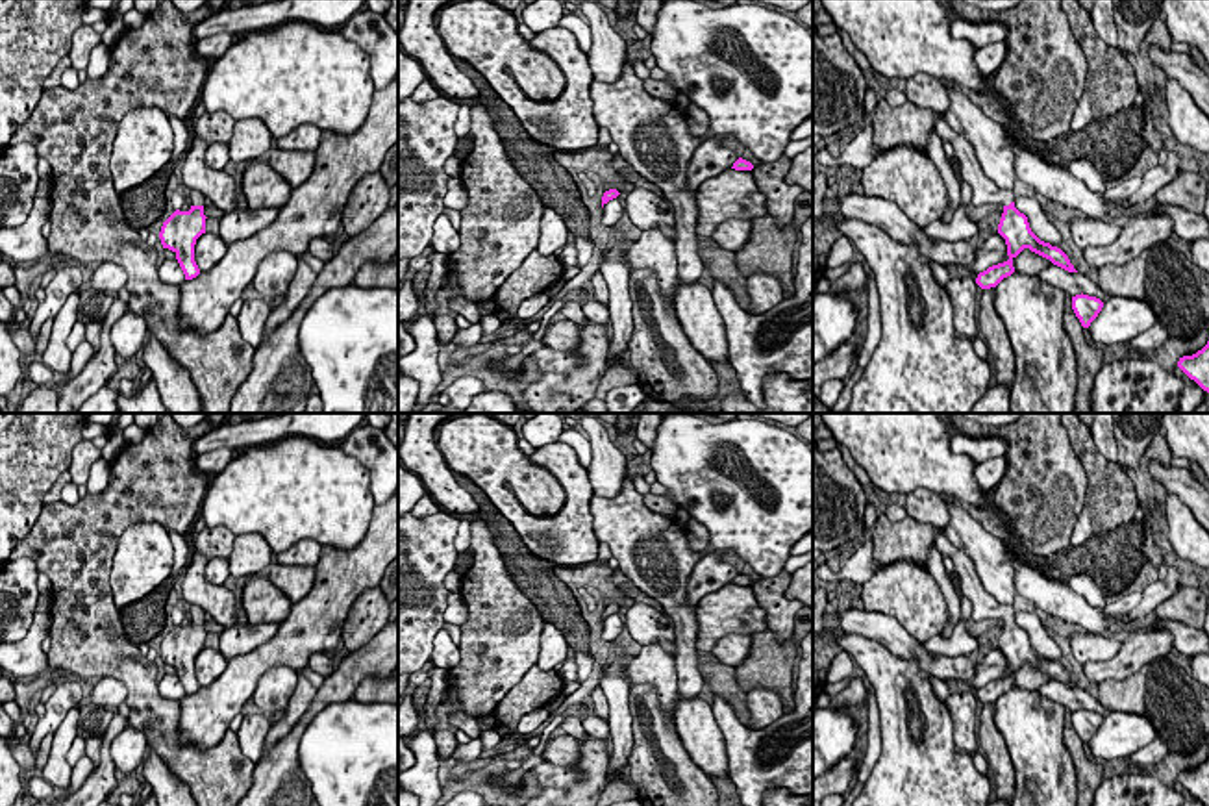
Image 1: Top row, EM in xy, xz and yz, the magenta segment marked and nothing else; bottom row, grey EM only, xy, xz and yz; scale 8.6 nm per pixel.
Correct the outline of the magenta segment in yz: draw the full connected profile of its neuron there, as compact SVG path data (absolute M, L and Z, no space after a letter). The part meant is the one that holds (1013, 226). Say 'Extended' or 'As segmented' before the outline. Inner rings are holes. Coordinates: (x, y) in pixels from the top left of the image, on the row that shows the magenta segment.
Extended. M942 115L935 120L935 133L941 141L948 141L953 146L955 165L963 180L972 187L972 204L1002 204L1003 213L998 224L998 233L1005 239L1009 259L989 267L979 272L976 283L981 289L996 287L1003 278L1015 272L1013 259L1024 250L1050 259L1053 265L1078 272L1070 263L1068 256L1050 243L1041 241L1029 228L1028 217L1015 208L1013 191L1000 189L992 180L989 180L976 157L972 145L957 132L950 128Z

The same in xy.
Extended. M191 191L191 209L176 209L161 226L159 239L163 248L176 254L176 259L185 274L185 280L193 280L200 274L194 261L196 239L206 233L204 195Z

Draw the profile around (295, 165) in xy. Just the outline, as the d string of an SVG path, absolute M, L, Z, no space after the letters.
M274 148L270 167L283 176L291 187L302 185L315 170L315 152Z

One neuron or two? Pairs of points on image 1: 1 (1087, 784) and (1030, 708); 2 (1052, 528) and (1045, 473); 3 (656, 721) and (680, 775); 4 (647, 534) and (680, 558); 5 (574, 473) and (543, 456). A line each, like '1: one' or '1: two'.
1: two
2: one
3: one
4: one
5: one

